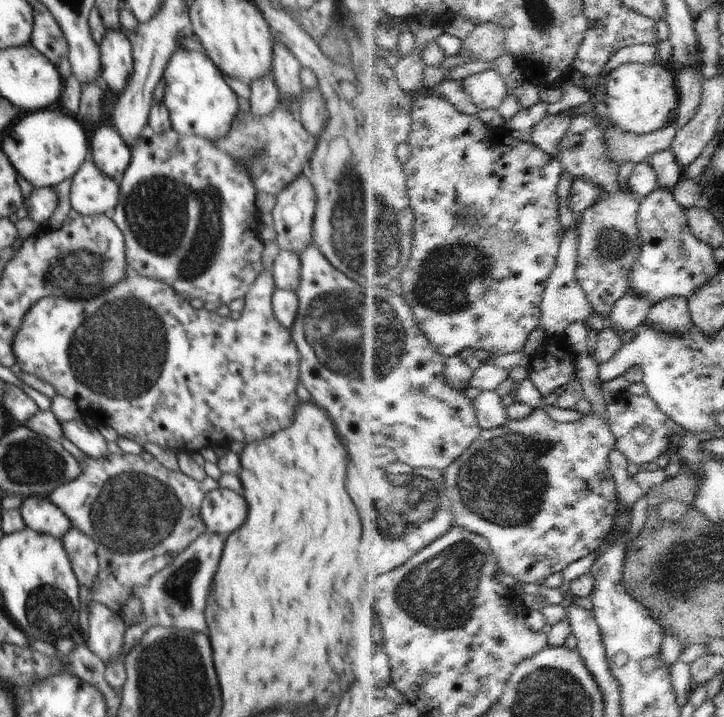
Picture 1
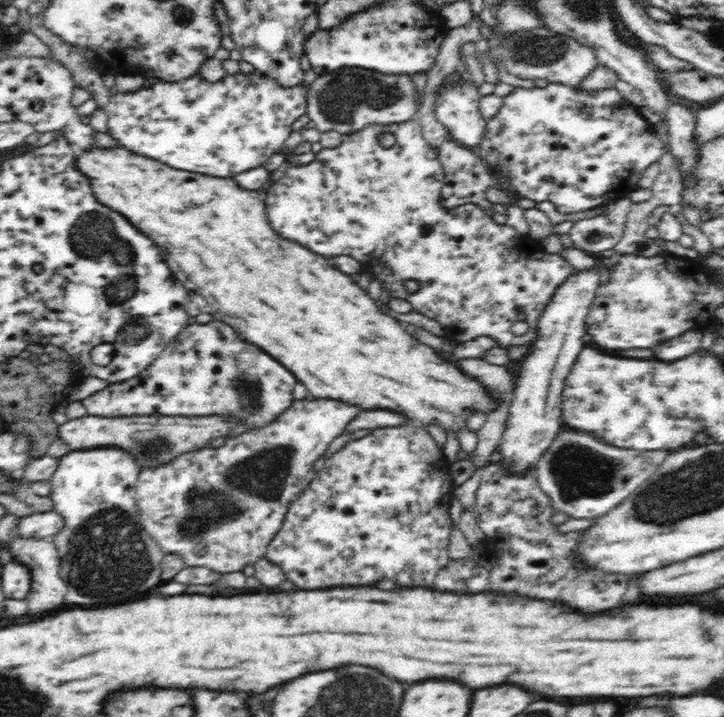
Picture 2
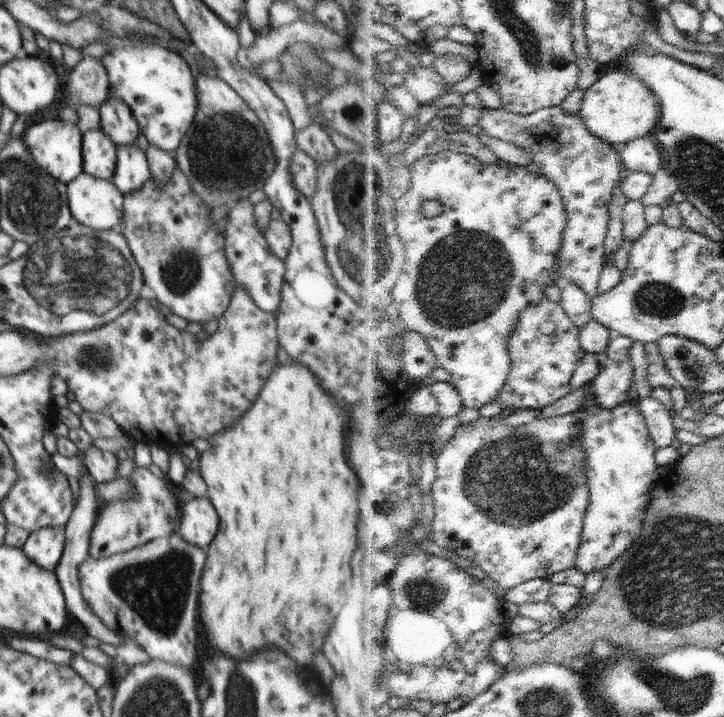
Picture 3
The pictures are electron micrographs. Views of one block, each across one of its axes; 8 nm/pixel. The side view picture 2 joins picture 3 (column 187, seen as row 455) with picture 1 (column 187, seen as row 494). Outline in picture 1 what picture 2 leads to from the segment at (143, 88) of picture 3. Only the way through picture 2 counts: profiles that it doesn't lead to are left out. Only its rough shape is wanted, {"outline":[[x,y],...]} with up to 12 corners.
{"outline":[[177,49],[162,79],[177,134],[213,142],[241,100],[205,52]]}

